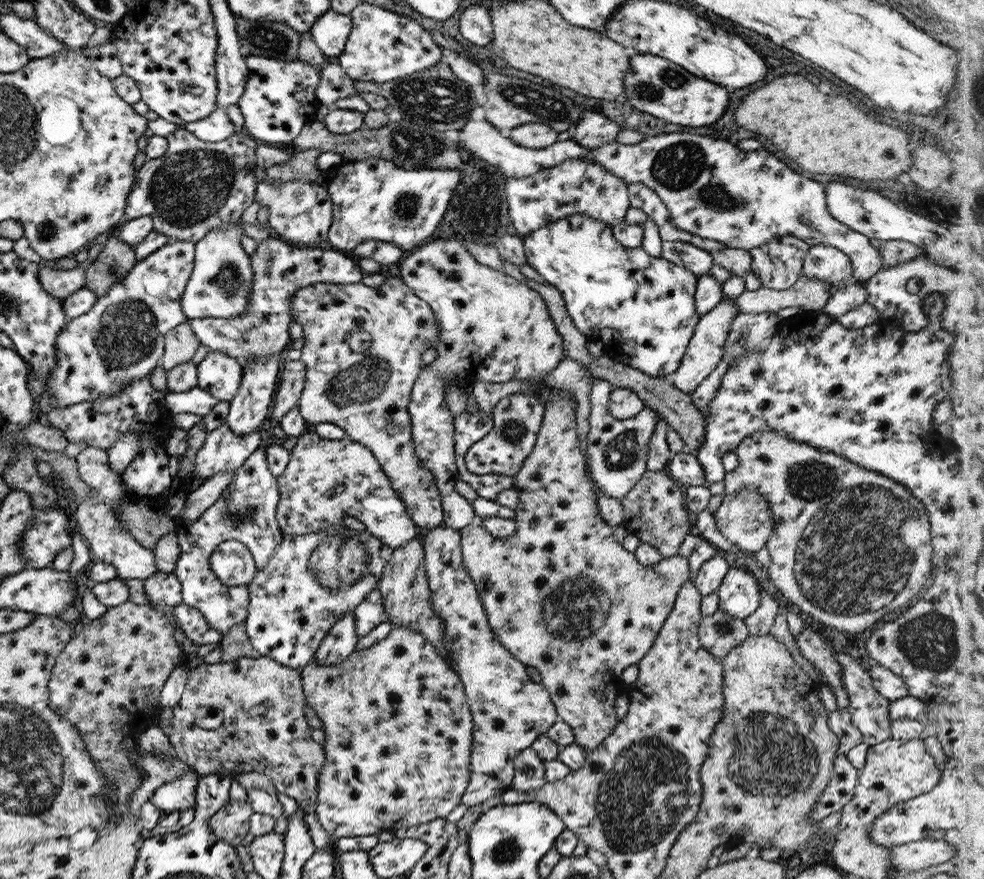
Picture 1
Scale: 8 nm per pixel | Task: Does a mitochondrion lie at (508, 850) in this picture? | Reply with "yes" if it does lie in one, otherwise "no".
yes

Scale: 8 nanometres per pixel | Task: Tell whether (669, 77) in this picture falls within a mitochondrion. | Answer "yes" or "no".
yes

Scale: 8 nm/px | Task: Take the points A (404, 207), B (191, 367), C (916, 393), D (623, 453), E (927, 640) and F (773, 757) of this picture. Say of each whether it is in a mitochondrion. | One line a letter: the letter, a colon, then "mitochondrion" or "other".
A: mitochondrion
B: other
C: other
D: mitochondrion
E: mitochondrion
F: mitochondrion

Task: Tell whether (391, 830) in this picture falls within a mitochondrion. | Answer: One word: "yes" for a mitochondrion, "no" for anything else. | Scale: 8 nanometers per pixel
no

